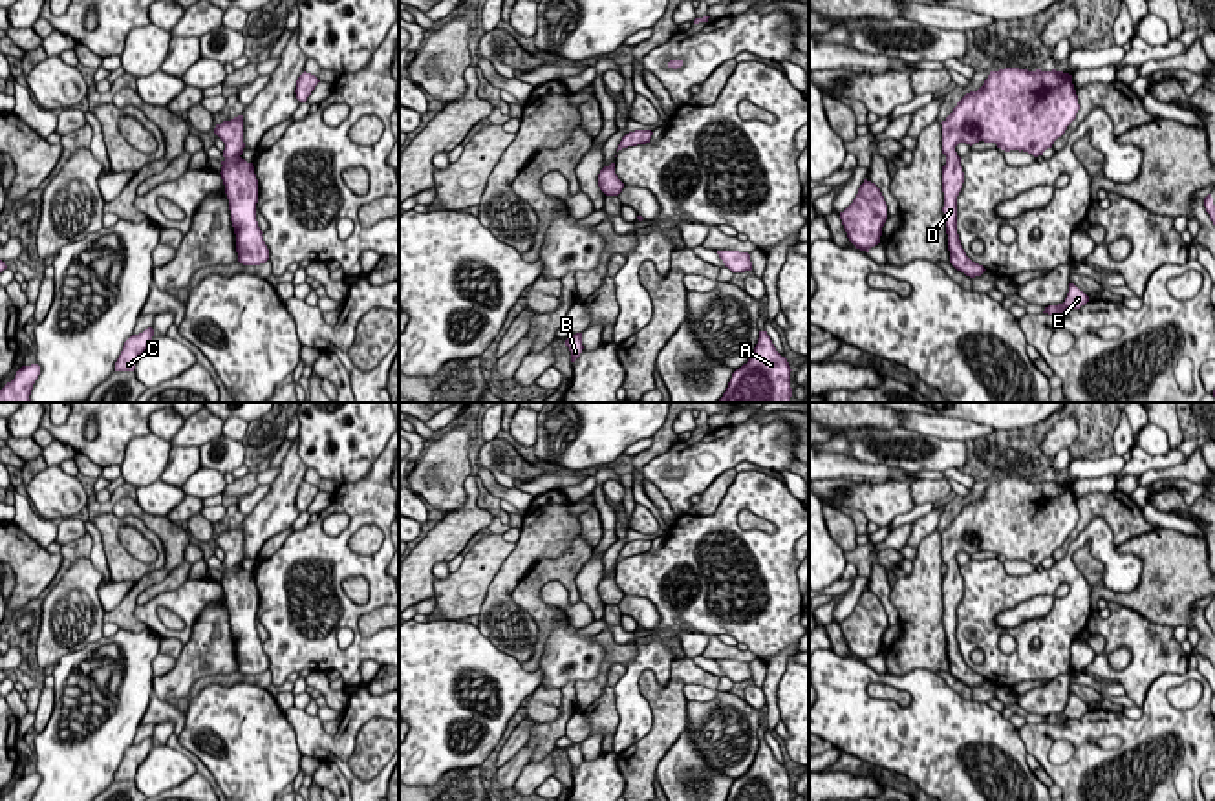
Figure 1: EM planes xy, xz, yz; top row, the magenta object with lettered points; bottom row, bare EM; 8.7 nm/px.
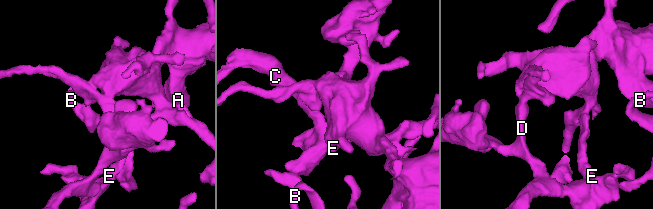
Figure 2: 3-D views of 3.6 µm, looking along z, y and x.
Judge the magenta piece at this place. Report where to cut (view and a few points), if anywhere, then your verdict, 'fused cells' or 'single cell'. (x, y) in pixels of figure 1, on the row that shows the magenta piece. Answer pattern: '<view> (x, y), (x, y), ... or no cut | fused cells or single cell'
no cut | single cell

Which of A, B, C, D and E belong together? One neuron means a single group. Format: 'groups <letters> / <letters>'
groups A B C D E

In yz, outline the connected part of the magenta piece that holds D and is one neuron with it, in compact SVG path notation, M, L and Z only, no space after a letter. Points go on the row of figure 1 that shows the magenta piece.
M1005 68L990 71L988 79L977 91L966 93L942 124L942 154L946 165L942 166L942 192L944 192L944 219L948 234L950 263L970 278L981 276L986 269L972 262L957 234L957 196L964 183L961 157L955 152L959 143L975 144L979 141L995 143L997 148L1023 150L1034 157L1043 155L1052 148L1054 141L1061 137L1067 126L1076 119L1080 110L1078 95L1072 84L1072 75L1063 71L1028 71L1019 68Z

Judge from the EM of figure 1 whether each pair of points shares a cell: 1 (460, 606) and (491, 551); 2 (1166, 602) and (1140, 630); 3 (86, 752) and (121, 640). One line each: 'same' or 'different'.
1: same
2: different
3: same

